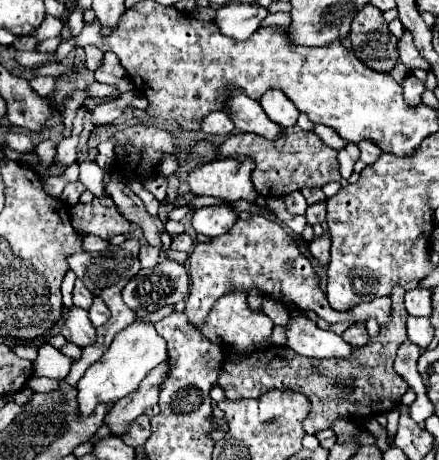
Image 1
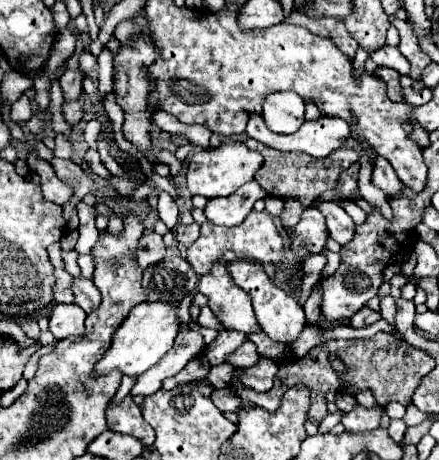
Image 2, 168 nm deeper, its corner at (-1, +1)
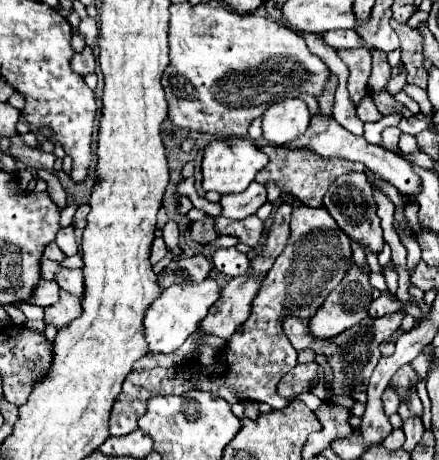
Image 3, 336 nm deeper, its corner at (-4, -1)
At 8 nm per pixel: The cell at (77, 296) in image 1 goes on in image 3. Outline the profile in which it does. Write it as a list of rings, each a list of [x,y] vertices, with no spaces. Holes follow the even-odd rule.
[[[41,280],[35,294],[29,298],[31,304],[37,304],[37,306],[51,306],[55,304],[55,300],[59,300],[59,284],[55,284],[55,280]]]

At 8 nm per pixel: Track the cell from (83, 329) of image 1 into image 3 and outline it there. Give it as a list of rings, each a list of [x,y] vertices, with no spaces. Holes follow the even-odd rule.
[[[61,292],[59,302],[45,308],[45,322],[53,324],[57,330],[67,328],[67,324],[71,324],[79,316],[81,316],[81,300],[77,296],[71,296],[69,292]]]

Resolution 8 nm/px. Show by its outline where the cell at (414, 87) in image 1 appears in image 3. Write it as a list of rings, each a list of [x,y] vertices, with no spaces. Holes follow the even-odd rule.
[[[383,50],[373,52],[373,70],[369,76],[369,92],[379,94],[387,92],[387,82],[391,80],[391,66],[387,62],[387,54]]]

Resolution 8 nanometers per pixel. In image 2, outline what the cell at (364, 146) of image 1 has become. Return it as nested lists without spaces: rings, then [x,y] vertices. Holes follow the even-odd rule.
[[[382,158],[376,160],[374,172],[372,172],[372,184],[376,188],[384,190],[388,198],[396,198],[396,196],[402,194],[402,182],[396,178],[392,166],[386,160],[382,160]]]

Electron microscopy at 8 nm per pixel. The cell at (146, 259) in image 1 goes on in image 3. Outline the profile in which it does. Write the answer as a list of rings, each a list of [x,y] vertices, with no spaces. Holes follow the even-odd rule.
[[[155,238],[153,246],[151,246],[151,264],[157,264],[165,254],[167,254],[167,246],[165,246],[163,238]]]

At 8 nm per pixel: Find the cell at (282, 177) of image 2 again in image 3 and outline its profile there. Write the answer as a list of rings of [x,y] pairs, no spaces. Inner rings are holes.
[[[271,144],[261,146],[259,150],[263,150],[269,156],[269,164],[255,176],[255,182],[261,182],[261,184],[275,182],[275,186],[281,192],[297,196],[305,206],[311,206],[311,208],[319,208],[323,204],[323,196],[335,178],[353,170],[355,172],[365,170],[365,166],[359,162],[341,160],[341,158],[321,158],[309,150],[287,150],[287,148],[271,146]]]

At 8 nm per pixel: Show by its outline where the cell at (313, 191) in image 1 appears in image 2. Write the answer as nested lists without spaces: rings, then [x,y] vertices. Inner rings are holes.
[[[322,202],[322,204],[316,204],[316,208],[326,216],[326,226],[330,230],[330,236],[338,244],[346,244],[352,240],[356,226],[352,218],[344,212],[344,208],[340,208],[336,202]]]

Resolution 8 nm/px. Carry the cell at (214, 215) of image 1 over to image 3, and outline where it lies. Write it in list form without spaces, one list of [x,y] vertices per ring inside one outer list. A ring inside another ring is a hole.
[[[253,182],[243,194],[227,194],[221,196],[221,216],[231,220],[243,220],[253,216],[267,202],[267,192],[263,184]]]

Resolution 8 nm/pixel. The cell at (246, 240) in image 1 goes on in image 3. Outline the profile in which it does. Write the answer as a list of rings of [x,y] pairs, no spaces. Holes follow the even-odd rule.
[[[223,216],[215,218],[215,230],[219,236],[233,236],[249,248],[257,248],[265,236],[265,224],[257,216],[245,220],[229,220]]]

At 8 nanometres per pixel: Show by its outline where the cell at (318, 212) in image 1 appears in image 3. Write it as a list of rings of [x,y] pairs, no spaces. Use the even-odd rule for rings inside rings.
[[[295,202],[291,220],[291,240],[285,250],[277,256],[273,268],[267,272],[267,280],[253,300],[253,310],[241,332],[235,332],[231,342],[219,352],[219,364],[203,368],[201,364],[181,364],[181,370],[155,368],[131,372],[123,384],[121,394],[115,398],[109,432],[111,436],[125,436],[137,430],[137,420],[145,414],[151,392],[157,394],[185,394],[187,390],[199,388],[225,398],[229,404],[235,402],[265,402],[273,410],[281,410],[289,400],[277,396],[279,380],[297,364],[297,350],[291,340],[283,334],[281,320],[285,316],[309,318],[325,302],[327,294],[341,282],[351,266],[351,240],[335,224],[327,208],[307,208]]]

